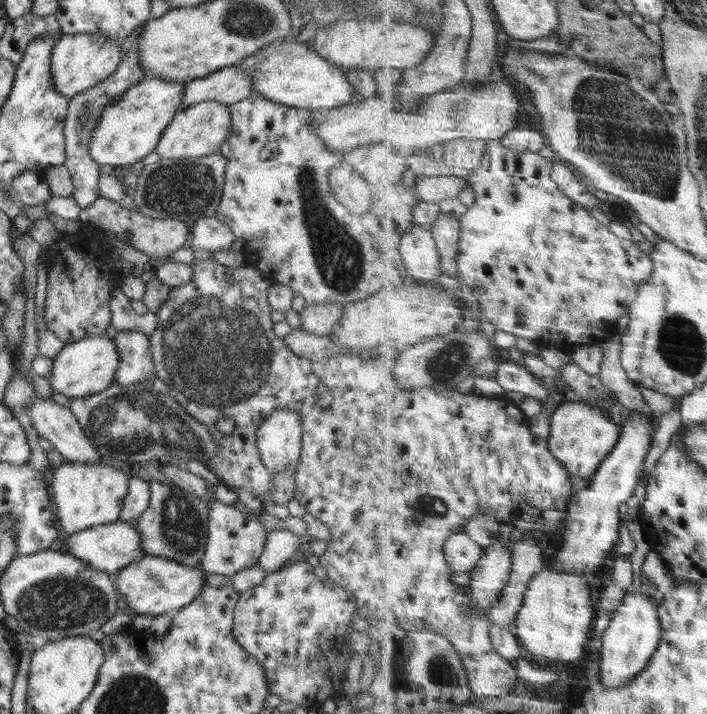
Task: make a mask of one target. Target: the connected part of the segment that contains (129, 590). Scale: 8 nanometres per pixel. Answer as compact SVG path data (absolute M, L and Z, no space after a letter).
M145 554L140 561L128 564L113 576L119 598L126 598L128 612L160 615L175 613L202 594L204 573L199 564L185 565L178 561Z

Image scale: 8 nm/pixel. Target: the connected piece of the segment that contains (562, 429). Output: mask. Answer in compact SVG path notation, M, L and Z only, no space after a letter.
M574 396L562 403L552 417L552 434L548 439L552 453L564 461L576 479L590 481L615 450L623 431L620 432L608 410Z

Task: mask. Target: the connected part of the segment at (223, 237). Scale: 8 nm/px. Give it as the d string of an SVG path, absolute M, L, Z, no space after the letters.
M215 216L198 219L192 228L192 250L205 250L212 254L230 250L236 237L229 226Z

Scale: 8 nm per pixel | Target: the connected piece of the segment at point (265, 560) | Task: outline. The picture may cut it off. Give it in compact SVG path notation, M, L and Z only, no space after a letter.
M290 530L267 531L264 552L258 558L258 565L267 573L276 572L290 563L300 546L300 536Z

